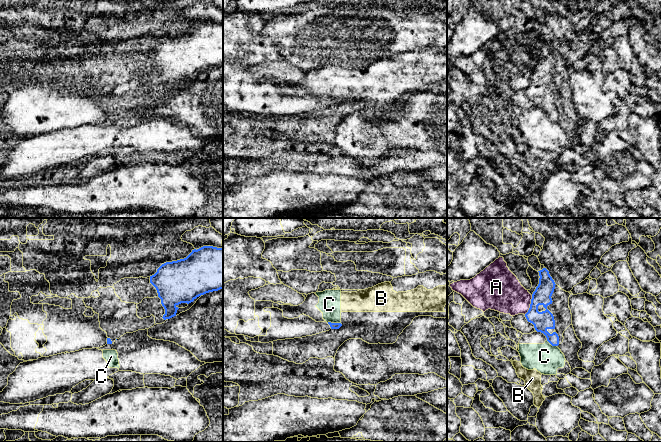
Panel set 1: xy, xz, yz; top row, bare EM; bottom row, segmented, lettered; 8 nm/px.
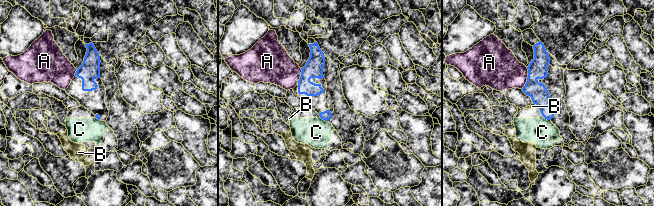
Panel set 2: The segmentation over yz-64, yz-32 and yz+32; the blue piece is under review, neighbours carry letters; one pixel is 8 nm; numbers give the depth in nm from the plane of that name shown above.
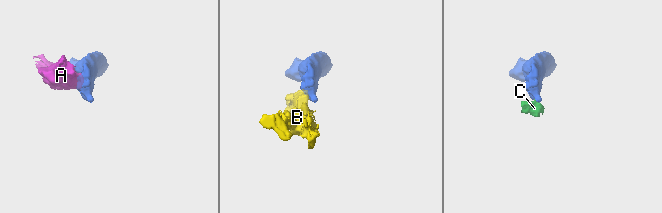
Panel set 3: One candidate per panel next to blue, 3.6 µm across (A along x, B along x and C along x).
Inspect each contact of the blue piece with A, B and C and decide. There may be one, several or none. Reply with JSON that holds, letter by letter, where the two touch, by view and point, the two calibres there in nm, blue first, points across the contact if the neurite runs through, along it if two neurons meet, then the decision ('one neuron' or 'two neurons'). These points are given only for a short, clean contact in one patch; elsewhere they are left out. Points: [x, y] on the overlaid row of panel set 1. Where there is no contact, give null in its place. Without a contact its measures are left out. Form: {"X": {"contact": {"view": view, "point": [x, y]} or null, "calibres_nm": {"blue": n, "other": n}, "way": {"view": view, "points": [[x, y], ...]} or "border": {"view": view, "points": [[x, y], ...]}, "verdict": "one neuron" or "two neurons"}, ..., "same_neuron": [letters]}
{"A": {"contact": {"view": "yz", "point": [530, 305]}, "calibres_nm": {"blue": 150, "other": 320}, "border": {"view": "yz", "points": [[532, 295], [530, 307], [524, 314]]}, "verdict": "two neurons"}, "B": {"contact": {"view": "yz", "point": [536, 330]}, "calibres_nm": {"blue": 150, "other": 20}, "border": {"view": "yz", "points": [[535, 329], [537, 331]]}, "verdict": "two neurons"}, "C": {"contact": {"view": "xz", "point": [334, 323]}, "calibres_nm": {"blue": 50, "other": 180}, "border": {"view": "xz", "points": [[327, 322], [340, 323]]}, "verdict": "two neurons"}, "same_neuron": []}

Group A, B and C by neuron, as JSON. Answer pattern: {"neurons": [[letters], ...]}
{"neurons": [["A"], ["B", "C"]]}

